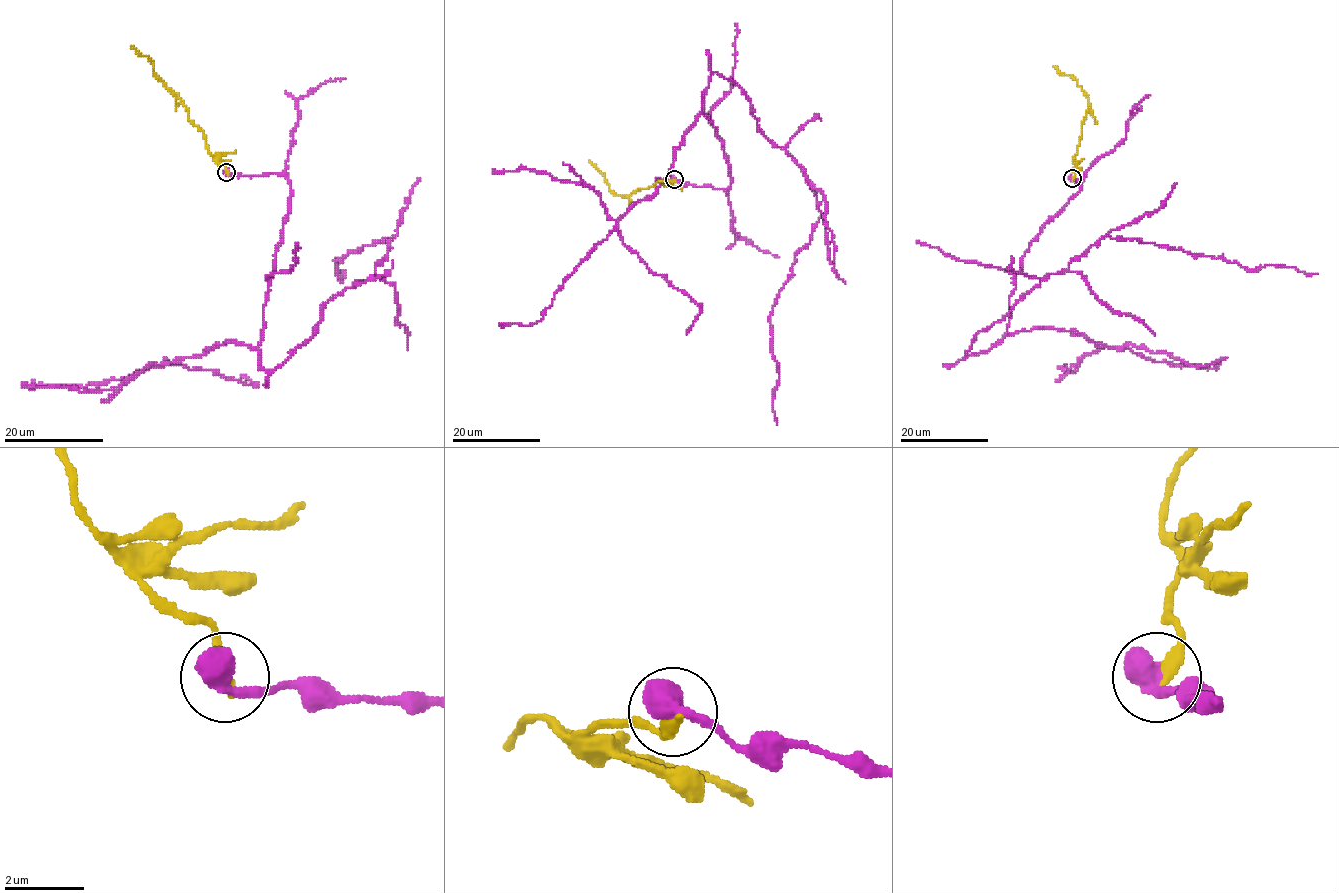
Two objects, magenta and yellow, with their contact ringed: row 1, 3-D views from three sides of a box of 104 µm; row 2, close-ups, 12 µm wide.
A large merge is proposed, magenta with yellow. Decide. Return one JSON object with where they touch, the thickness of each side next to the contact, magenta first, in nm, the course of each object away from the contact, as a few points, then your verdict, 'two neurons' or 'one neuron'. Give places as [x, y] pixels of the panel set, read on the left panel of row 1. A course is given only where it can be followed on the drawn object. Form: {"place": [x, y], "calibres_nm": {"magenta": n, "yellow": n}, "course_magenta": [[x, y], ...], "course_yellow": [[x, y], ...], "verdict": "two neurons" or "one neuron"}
{"place": [226, 172], "calibres_nm": {"magenta": 700, "yellow": 320}, "course_magenta": [[226, 172], [290, 183], [266, 371], [393, 237], [334, 261], [343, 280]], "course_yellow": [[226, 172], [212, 157], [201, 131], [189, 119], [188, 107], [154, 73], [149, 55], [140, 55], [130, 45]], "verdict": "two neurons"}

